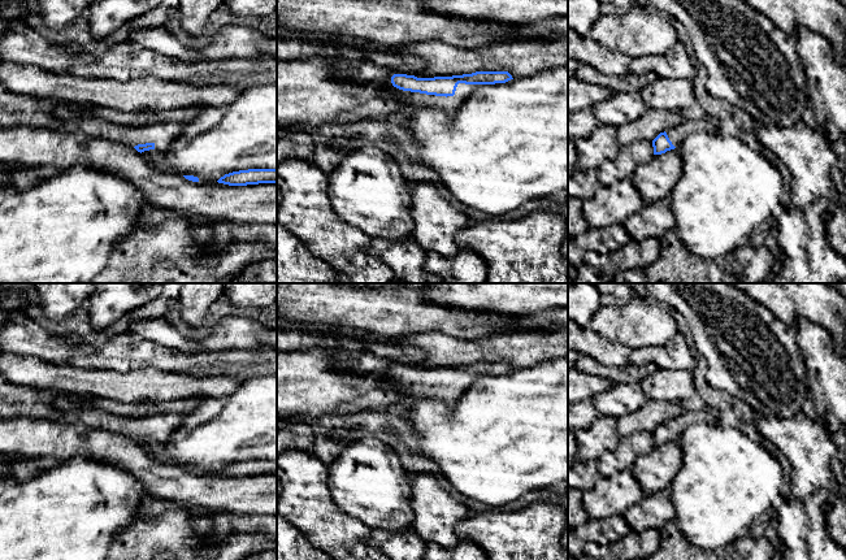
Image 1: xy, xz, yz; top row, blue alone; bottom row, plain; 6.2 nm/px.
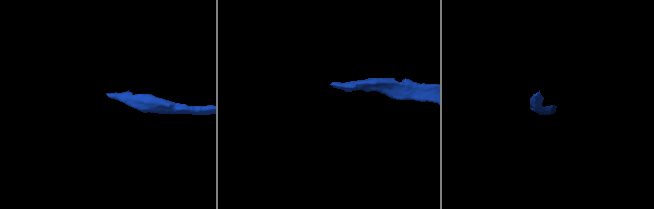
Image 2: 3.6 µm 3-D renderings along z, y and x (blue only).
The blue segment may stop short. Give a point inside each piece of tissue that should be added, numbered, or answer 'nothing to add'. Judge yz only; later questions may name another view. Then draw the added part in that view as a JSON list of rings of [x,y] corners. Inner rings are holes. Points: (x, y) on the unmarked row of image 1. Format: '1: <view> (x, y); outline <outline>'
1: yz (676, 425); outline [[[706,407],[699,412],[685,412],[680,417],[673,417],[667,420],[667,426],[672,435],[678,439],[682,431],[693,424],[710,424],[719,425],[720,424],[720,413],[716,408]]]

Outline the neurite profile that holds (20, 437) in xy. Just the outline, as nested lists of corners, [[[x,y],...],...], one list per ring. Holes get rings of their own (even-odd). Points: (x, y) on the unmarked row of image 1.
[[[0,417],[0,456],[44,461],[62,461],[73,457],[94,459],[129,472],[143,483],[148,494],[175,505],[201,507],[237,516],[277,516],[277,474],[229,477],[218,473],[192,473],[183,466],[152,459],[134,438],[79,422]]]

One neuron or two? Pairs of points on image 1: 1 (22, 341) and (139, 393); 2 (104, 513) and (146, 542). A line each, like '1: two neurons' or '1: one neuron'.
1: two neurons
2: two neurons

